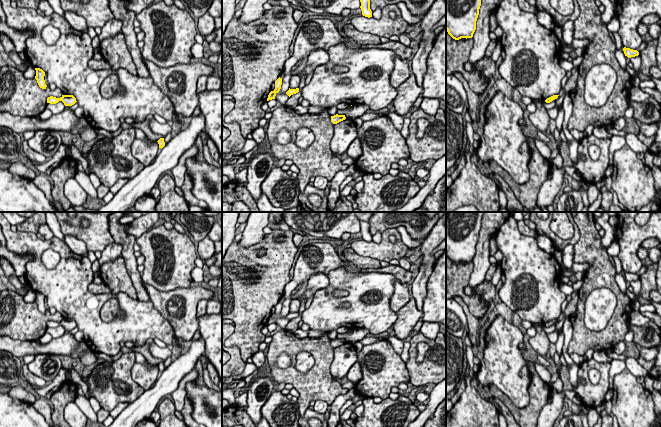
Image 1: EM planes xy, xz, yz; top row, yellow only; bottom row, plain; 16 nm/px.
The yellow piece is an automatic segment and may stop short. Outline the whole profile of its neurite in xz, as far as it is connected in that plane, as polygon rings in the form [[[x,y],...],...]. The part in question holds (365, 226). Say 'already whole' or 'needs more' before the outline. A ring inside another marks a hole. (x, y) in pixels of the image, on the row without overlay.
already whole; [[[360,221],[362,239],[365,241],[372,241],[372,235],[370,233],[370,224],[369,222]]]

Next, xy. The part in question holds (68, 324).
already whole; [[[62,319],[60,322],[50,320],[47,322],[47,327],[50,328],[56,328],[59,325],[62,325],[65,330],[72,330],[77,326],[73,319]]]

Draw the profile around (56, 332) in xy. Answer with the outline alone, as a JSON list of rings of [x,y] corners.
[[[59,325],[56,328],[48,327],[46,330],[46,333],[49,333],[52,336],[52,338],[58,338],[58,337],[61,337],[65,333],[65,329],[62,325]]]

